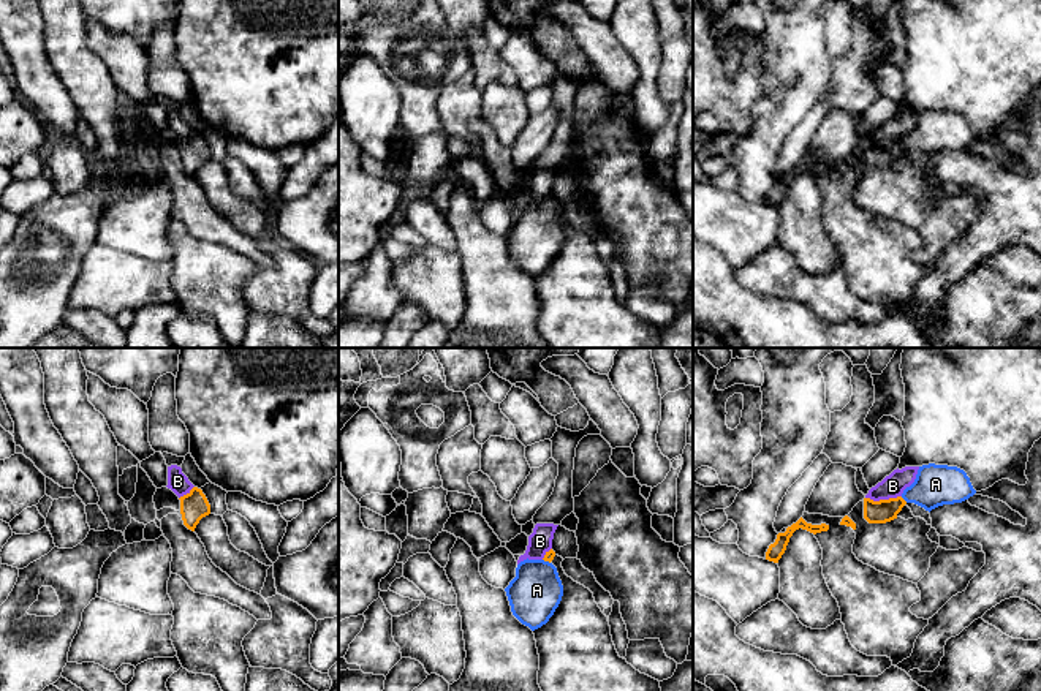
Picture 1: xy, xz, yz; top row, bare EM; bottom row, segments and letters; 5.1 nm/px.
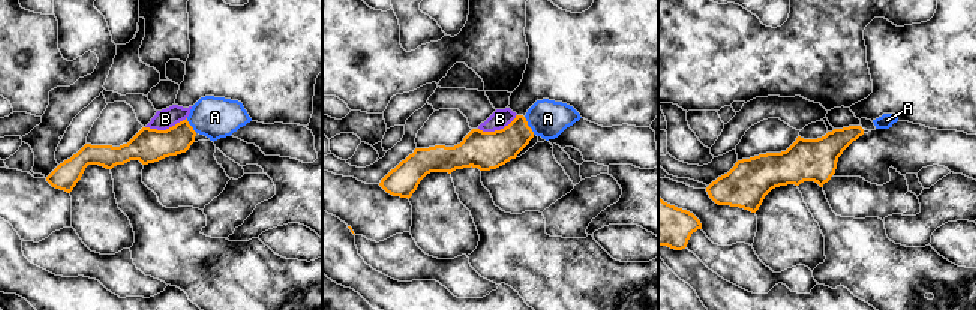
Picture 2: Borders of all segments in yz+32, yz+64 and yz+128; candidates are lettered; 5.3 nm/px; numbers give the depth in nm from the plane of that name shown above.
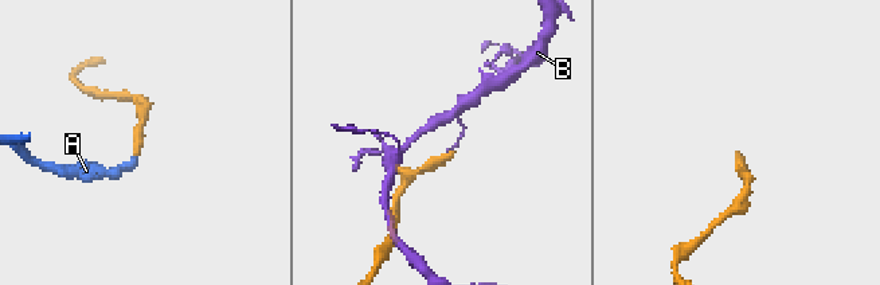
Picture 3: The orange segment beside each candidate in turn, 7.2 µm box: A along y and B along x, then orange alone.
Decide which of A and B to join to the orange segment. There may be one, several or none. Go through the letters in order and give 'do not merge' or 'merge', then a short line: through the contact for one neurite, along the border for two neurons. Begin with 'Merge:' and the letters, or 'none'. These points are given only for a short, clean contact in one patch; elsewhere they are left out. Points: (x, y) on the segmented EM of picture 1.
Merge: A
A: merge; line yz (882, 511), (902, 498), (926, 492), (935, 484)
B: do not merge; line yz (900, 495), (878, 500), (866, 498)

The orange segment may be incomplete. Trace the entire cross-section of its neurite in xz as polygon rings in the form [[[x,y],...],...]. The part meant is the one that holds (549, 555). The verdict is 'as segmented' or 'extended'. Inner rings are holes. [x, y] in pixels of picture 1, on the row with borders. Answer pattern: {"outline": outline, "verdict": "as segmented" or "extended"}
{"outline": [[[551,549],[543,560],[524,560],[516,568],[516,577],[505,588],[513,615],[532,631],[549,621],[563,596],[563,585],[557,568],[551,563],[555,552]]], "verdict": "extended"}

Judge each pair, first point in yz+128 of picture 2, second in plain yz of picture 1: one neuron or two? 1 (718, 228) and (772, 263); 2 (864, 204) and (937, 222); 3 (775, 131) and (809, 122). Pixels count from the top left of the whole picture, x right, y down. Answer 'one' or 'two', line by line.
1: two
2: two
3: two

